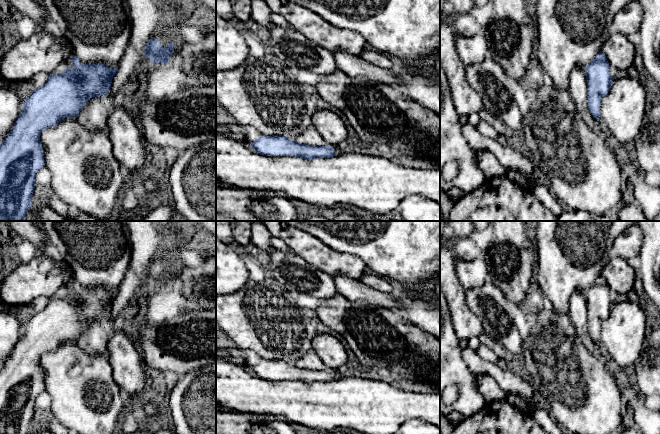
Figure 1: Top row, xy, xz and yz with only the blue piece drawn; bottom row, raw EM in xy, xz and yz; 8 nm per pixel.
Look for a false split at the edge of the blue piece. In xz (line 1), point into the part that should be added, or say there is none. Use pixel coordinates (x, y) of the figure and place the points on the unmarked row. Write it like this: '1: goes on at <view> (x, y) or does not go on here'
1: does not go on here

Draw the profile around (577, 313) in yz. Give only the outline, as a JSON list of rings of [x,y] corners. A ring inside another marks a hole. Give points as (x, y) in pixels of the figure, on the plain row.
[[[575,292],[569,302],[569,318],[574,325],[579,339],[595,357],[604,360],[599,346],[593,341],[588,331],[587,304],[585,292]]]

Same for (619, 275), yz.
[[[613,257],[602,269],[601,276],[606,280],[610,290],[618,294],[626,294],[633,287],[635,272],[626,260]]]

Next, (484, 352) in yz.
[[[480,344],[476,352],[485,361],[498,363],[500,360],[500,358],[490,348],[483,344]]]

